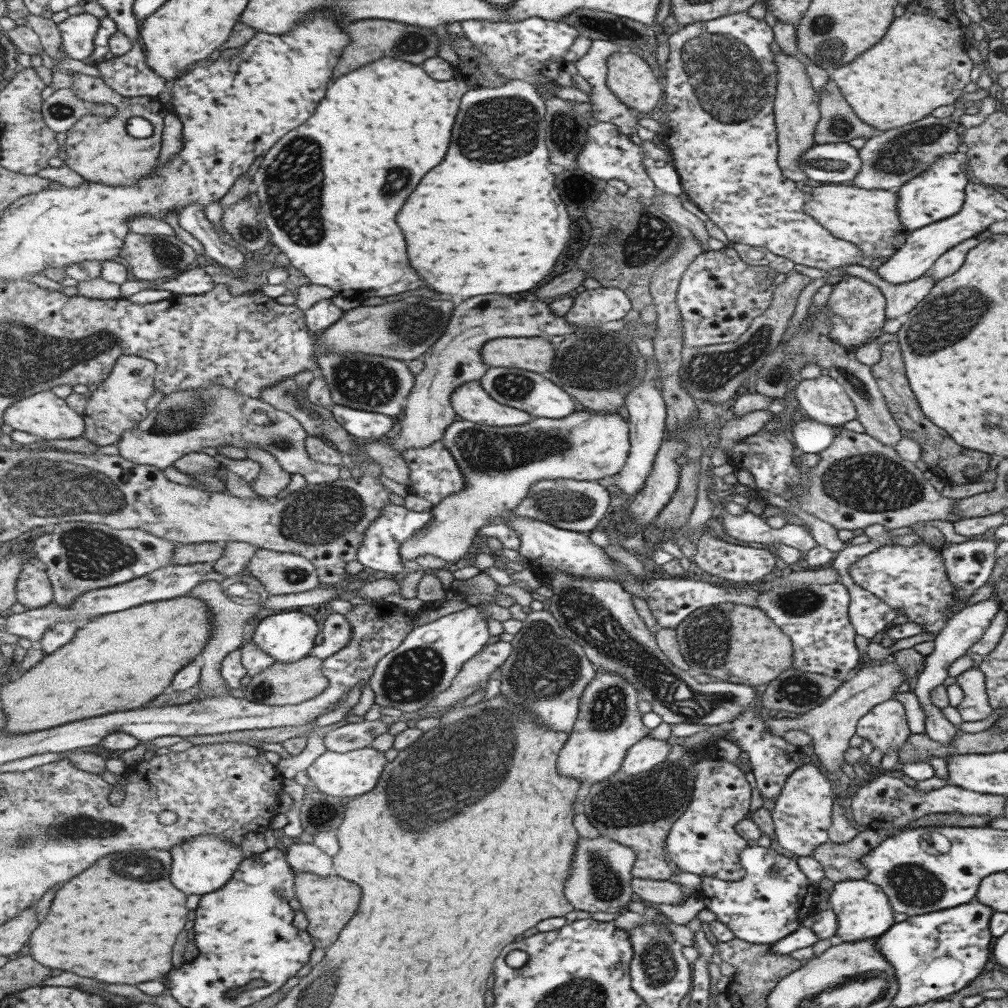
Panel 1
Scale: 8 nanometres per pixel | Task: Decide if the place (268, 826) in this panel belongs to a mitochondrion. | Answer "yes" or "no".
no

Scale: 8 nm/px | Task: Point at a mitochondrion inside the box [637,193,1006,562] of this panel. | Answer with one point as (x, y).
(873, 482)

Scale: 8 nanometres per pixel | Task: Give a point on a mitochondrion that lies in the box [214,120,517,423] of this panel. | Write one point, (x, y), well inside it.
(296, 178)

